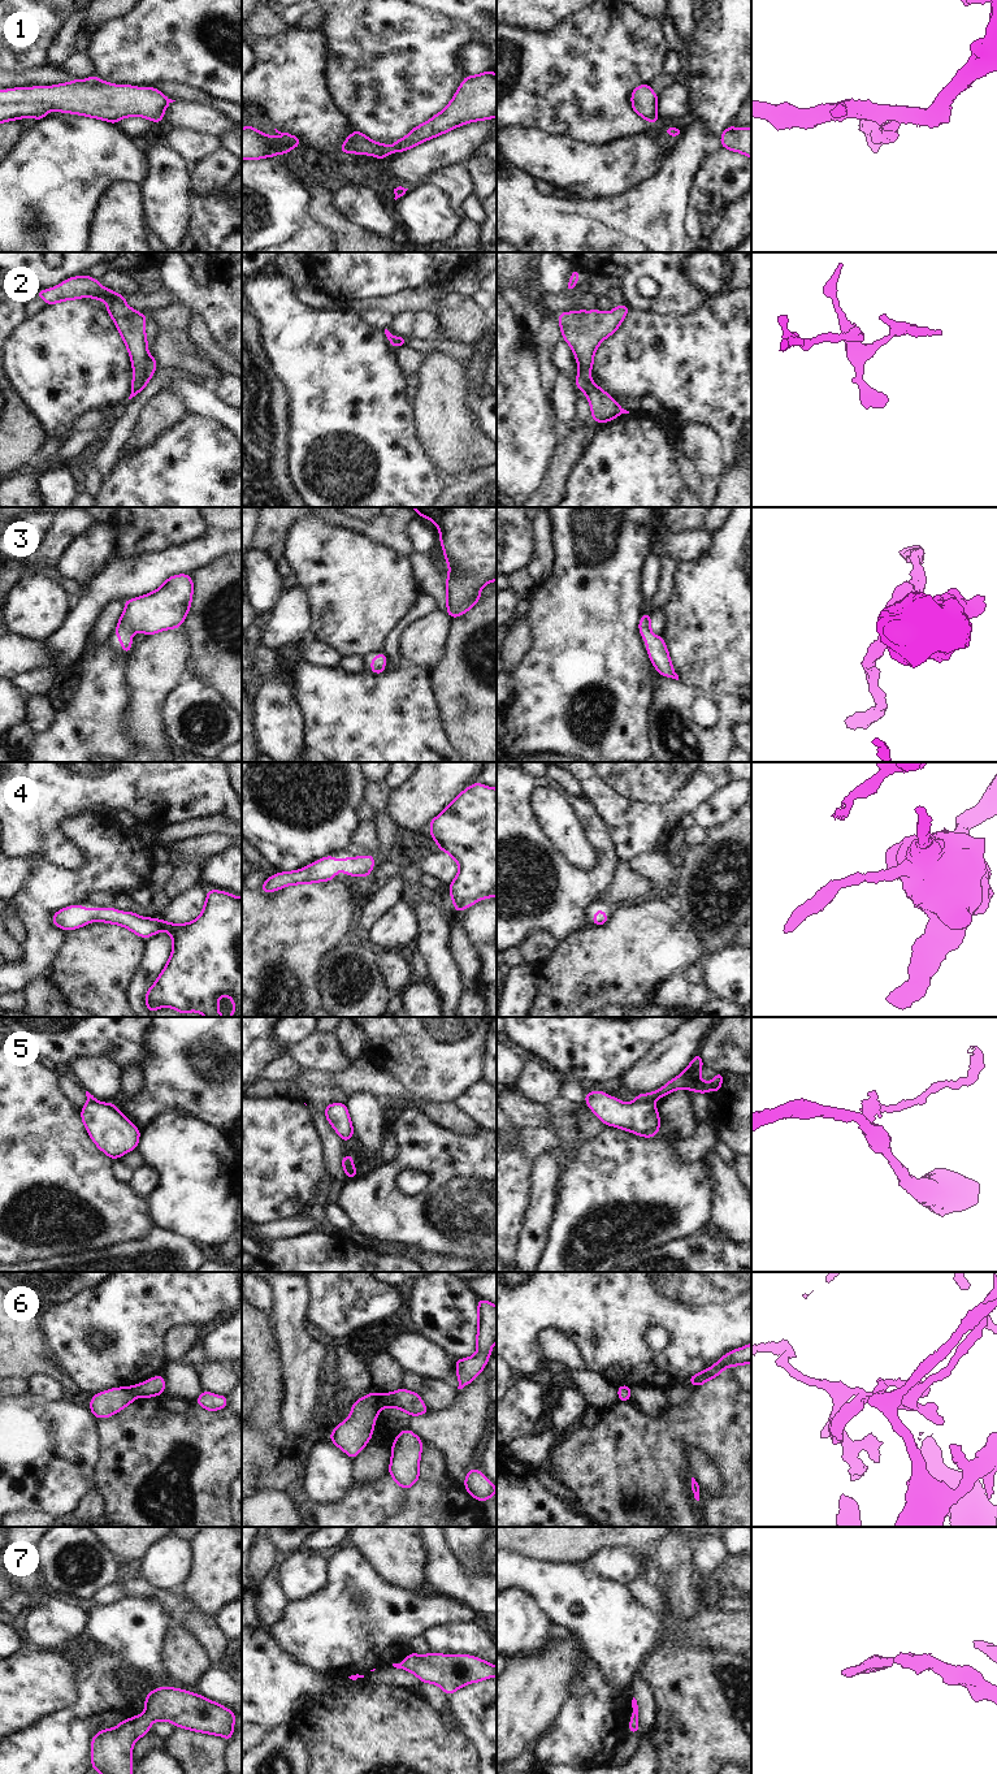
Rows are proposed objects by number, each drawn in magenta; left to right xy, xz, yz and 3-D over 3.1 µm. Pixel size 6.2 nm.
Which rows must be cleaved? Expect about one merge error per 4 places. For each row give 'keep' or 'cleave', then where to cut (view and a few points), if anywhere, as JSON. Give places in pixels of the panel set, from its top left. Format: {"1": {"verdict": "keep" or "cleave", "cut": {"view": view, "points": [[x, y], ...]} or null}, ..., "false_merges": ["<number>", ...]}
{"1": {"verdict": "cleave", "cut": {"view": "xz", "points": [[395, 146], [380, 145], [375, 155]]}}, "2": {"verdict": "keep", "cut": null}, "3": {"verdict": "keep", "cut": null}, "4": {"verdict": "keep", "cut": null}, "5": {"verdict": "cleave", "cut": {"view": "yz", "points": [[636, 1099], [650, 1102]]}}, "6": {"verdict": "keep", "cut": null}, "7": {"verdict": "keep", "cut": null}, "false_merges": ["1", "5"]}

